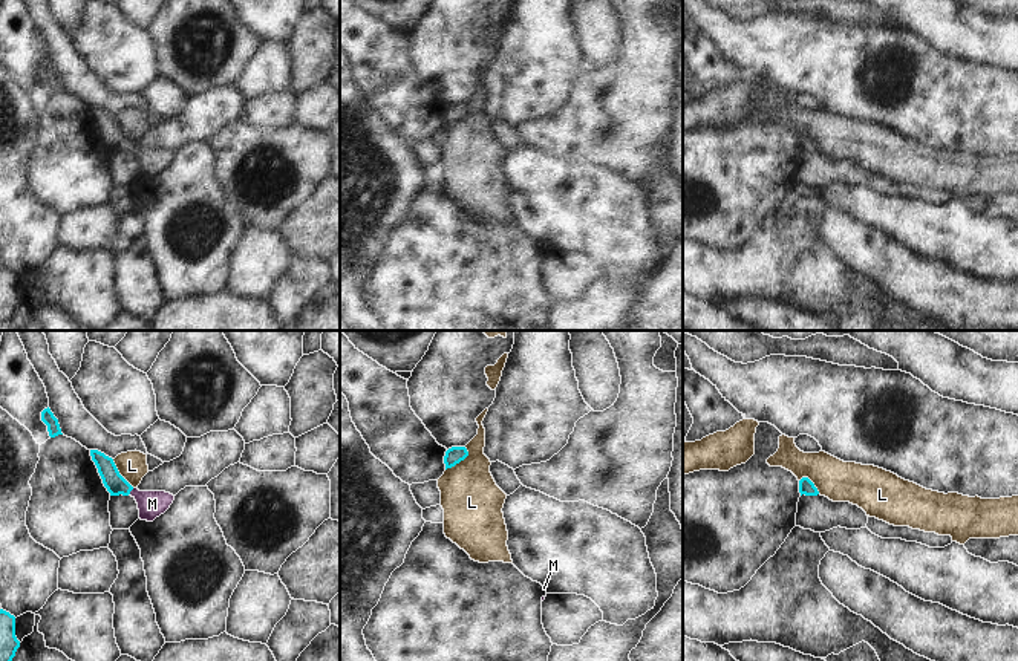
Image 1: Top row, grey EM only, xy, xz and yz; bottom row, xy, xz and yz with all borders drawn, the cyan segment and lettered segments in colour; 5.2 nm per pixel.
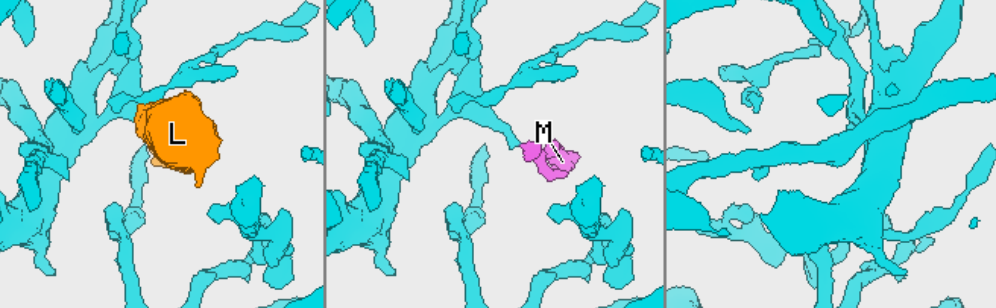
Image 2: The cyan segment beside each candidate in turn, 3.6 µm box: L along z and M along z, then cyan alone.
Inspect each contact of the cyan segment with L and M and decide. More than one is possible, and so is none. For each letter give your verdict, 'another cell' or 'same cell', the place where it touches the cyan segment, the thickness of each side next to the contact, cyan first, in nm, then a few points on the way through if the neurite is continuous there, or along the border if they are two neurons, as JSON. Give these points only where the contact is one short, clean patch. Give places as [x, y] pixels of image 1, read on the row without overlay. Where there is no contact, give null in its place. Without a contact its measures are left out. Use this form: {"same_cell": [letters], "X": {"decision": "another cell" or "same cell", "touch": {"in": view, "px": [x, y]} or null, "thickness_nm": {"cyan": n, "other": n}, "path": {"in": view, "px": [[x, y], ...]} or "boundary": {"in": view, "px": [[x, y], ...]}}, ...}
{"same_cell": ["M"], "L": {"decision": "another cell", "touch": {"in": "xz", "px": [460, 118]}, "thickness_nm": {"cyan": 90, "other": 320}}, "M": {"decision": "same cell", "touch": {"in": "xy", "px": [130, 147]}, "thickness_nm": {"cyan": 110, "other": 140}, "path": {"in": "xy", "px": [[115, 141], [130, 147], [152, 161]]}}}

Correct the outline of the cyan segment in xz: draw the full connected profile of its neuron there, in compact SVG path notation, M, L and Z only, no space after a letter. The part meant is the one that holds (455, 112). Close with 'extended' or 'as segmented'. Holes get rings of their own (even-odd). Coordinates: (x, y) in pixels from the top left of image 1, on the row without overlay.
M465 104L449 106L444 113L445 127L455 124L461 118L464 118L467 113L468 113L468 109Z; as segmented

